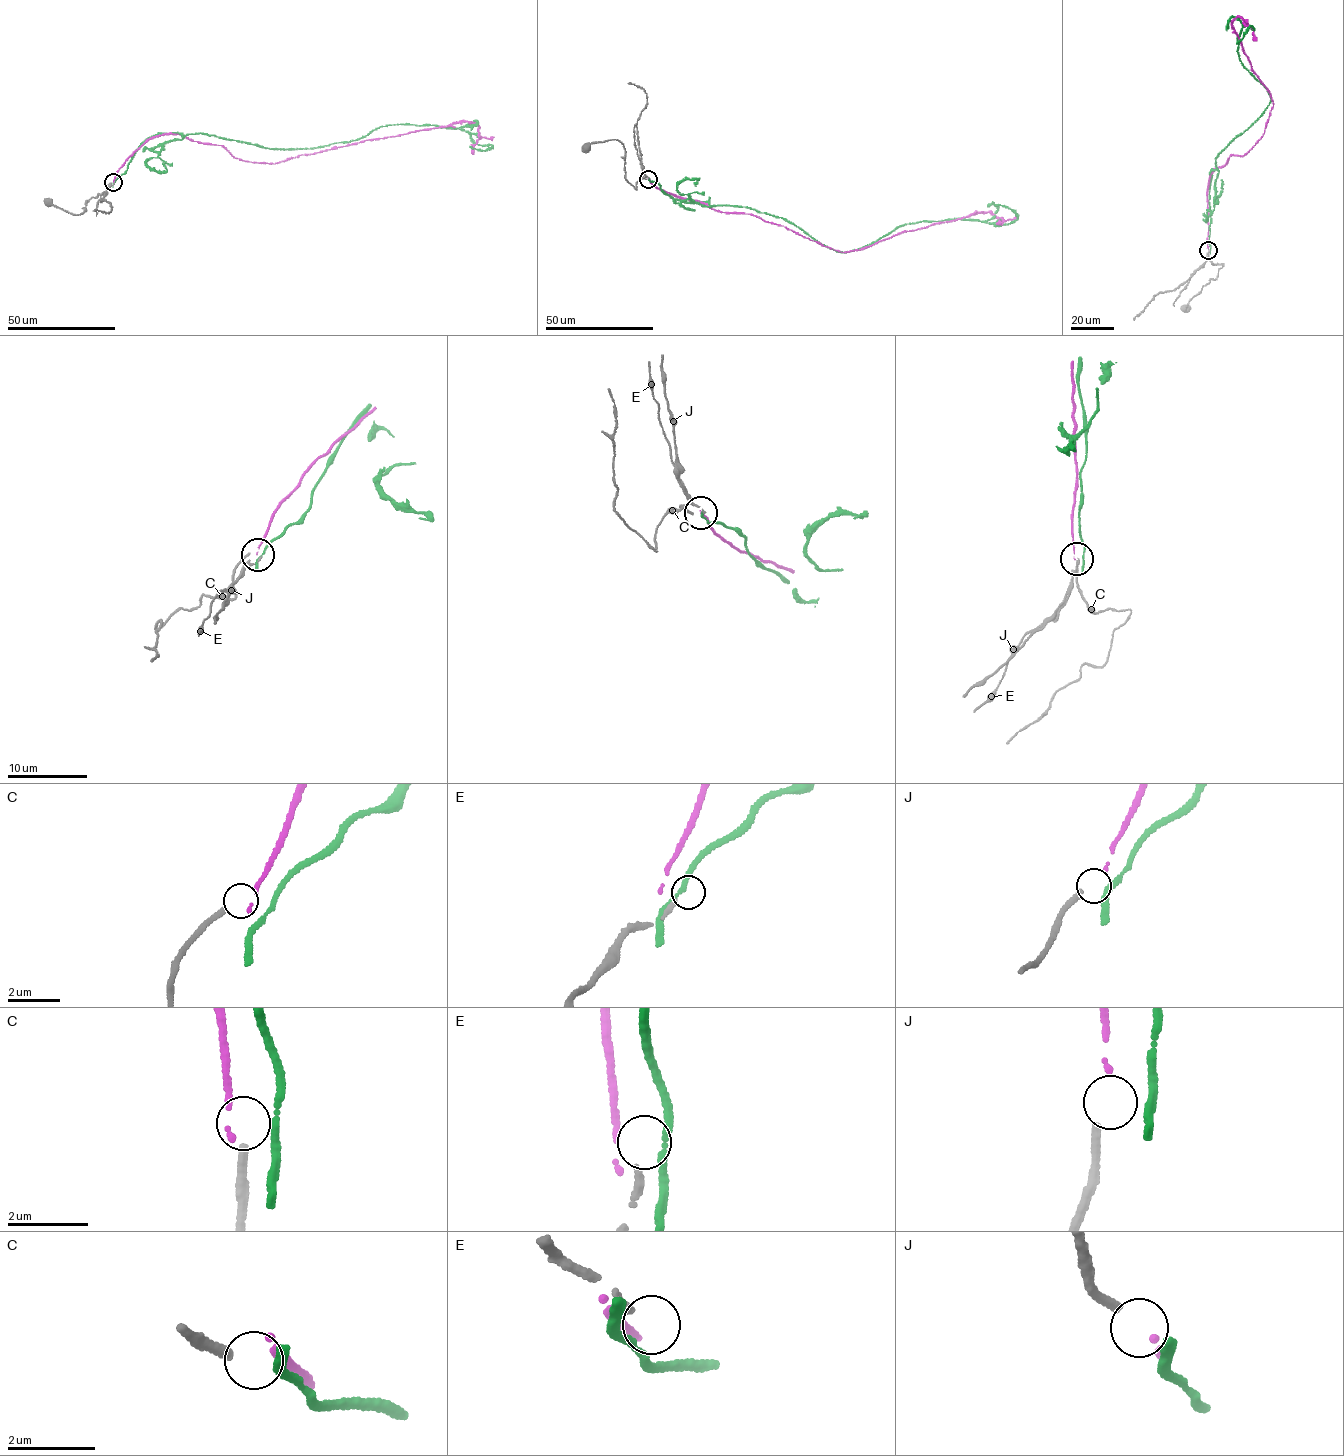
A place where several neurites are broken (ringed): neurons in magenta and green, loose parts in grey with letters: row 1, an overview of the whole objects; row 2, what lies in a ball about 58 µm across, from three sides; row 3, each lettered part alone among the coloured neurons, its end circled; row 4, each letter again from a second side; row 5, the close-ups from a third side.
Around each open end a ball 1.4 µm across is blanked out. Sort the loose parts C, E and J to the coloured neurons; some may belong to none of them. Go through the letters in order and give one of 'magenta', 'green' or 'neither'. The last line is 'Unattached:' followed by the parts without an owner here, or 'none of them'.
C: neither
E: neither
J: magenta
Unattached: C, E

